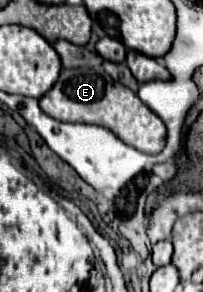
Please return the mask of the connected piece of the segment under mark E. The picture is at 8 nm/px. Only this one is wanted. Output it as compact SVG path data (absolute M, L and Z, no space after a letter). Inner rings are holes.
M71 67L63 69L57 83L39 99L41 109L57 121L81 121L103 125L123 143L143 153L159 153L165 147L163 121L143 105L143 101L125 85L113 81L103 69Z

